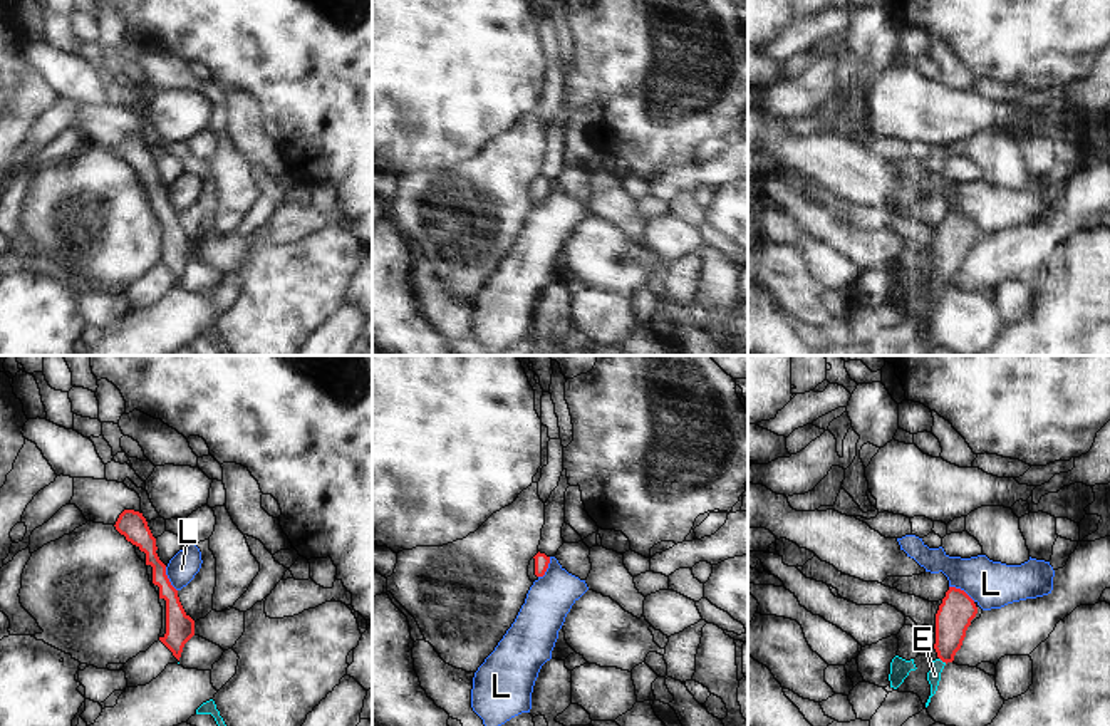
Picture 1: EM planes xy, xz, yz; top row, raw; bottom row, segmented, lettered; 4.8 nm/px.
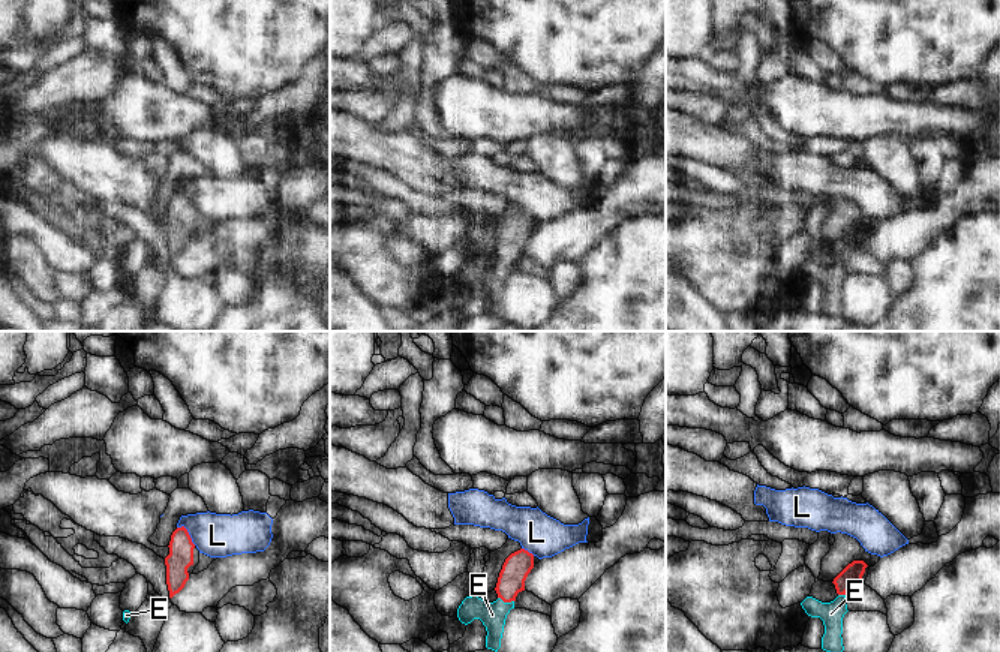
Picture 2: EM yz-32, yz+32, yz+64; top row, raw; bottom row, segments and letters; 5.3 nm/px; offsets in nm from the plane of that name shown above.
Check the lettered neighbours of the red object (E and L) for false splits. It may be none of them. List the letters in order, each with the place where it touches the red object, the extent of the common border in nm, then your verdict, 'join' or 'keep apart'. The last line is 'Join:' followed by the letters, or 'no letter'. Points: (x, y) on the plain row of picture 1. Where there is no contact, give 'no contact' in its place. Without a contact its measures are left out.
E: yz (943, 285) | 50 nm | join
L: yz (963, 215) | 150 nm | keep apart
Join: E

